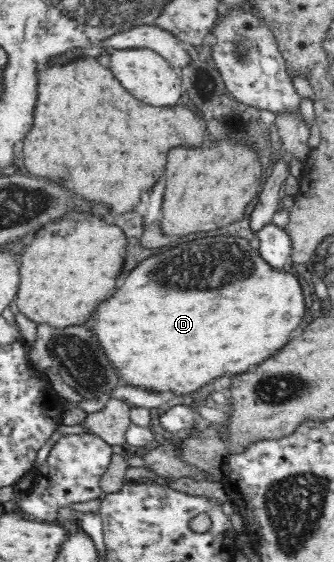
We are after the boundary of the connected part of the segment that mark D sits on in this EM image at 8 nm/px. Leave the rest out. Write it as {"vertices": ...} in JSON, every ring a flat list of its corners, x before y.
{"vertices":[[220,235,220,237,204,237,204,239,190,241,190,243,182,243,174,249,168,249,166,253,152,255,146,261,142,261,126,277,124,285,120,285,116,289,114,297,98,305,98,313,96,313,98,321,94,325,94,333,98,335,98,341,104,347,104,353,110,359,110,363,120,371,122,379,126,379,128,383,134,383,138,387,162,392,174,391,176,394,184,395,195,392,200,385,206,385,208,381,220,377,224,373,246,373,246,369,250,369,252,365,260,365,264,359,268,359,270,355,274,355,288,343,290,333,300,325,304,313,306,313,305,298,296,274,288,273,284,269,274,269,260,256,260,252,256,251,254,247,250,247,250,243,246,239]]}

